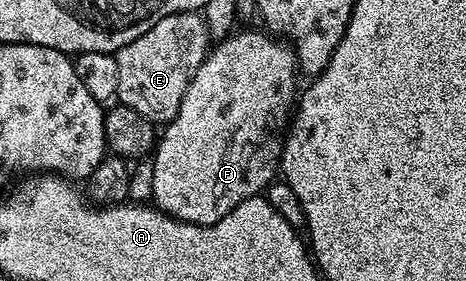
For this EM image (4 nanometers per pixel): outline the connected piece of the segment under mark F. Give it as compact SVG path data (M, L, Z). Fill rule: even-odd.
M242 30L231 33L229 36L221 39L207 53L205 60L200 64L196 76L188 84L188 92L184 92L184 100L180 100L180 112L170 122L165 123L163 132L157 139L156 145L152 151L152 161L154 171L152 172L152 202L158 209L169 214L171 218L178 218L181 222L195 222L198 226L211 226L216 224L236 204L240 204L249 198L257 198L265 191L271 182L275 181L276 175L280 170L282 160L282 143L286 137L288 123L292 118L292 107L296 102L296 90L294 94L294 70L296 71L296 55L289 45L281 37L275 36L269 32L258 30Z

